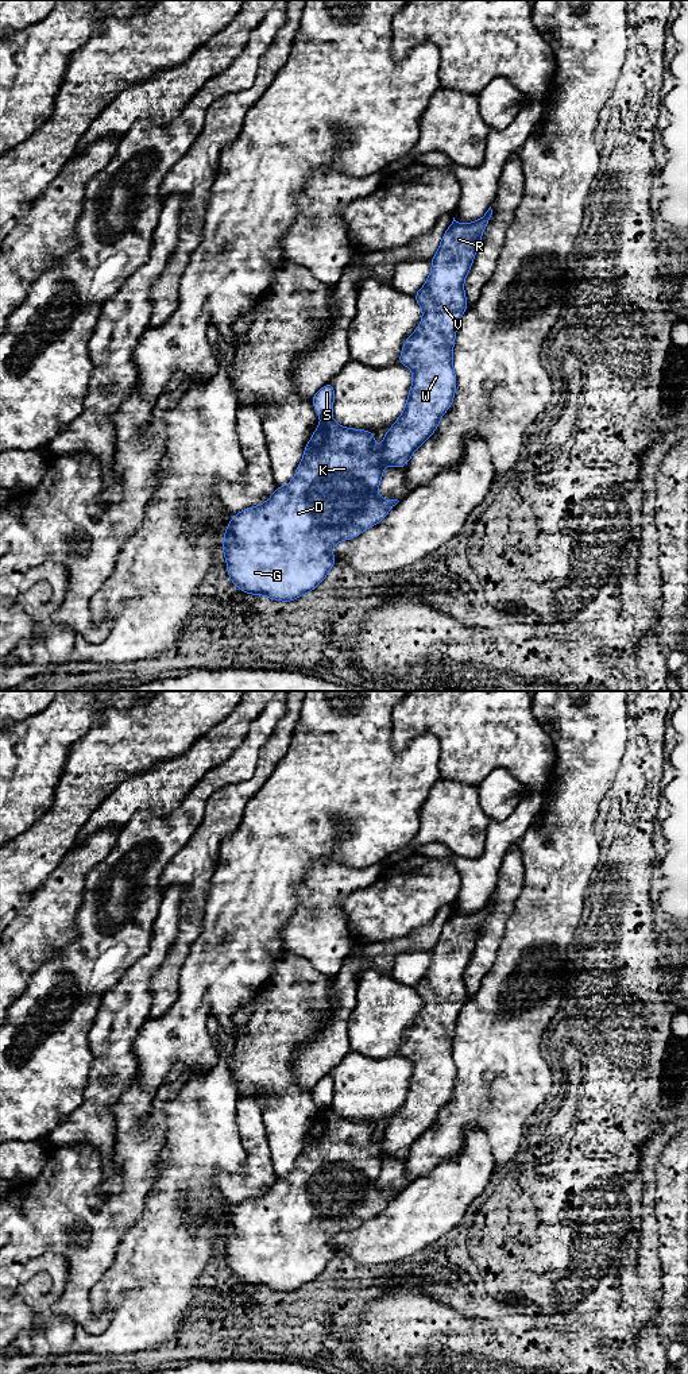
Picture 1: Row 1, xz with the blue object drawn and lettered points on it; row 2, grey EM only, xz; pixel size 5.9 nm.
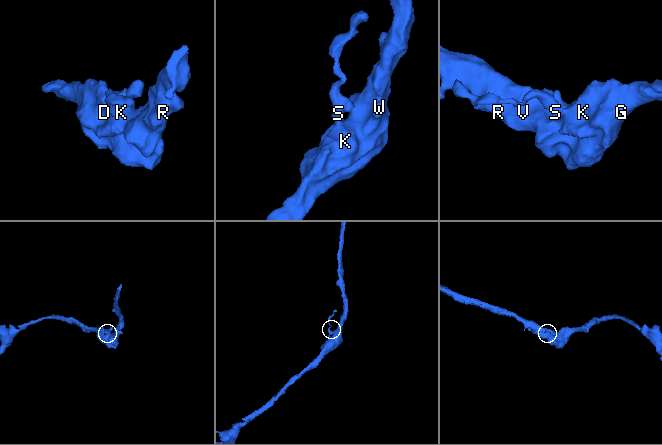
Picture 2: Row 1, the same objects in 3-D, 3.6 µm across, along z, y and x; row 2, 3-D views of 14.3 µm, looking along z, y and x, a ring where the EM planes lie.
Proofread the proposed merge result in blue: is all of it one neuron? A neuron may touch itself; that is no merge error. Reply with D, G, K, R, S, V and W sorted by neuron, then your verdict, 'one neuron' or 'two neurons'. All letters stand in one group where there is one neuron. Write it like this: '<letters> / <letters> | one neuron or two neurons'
D G K R S V W | one neuron

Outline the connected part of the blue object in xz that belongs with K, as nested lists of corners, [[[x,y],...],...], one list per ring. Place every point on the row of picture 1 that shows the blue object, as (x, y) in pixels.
[[[490,207],[482,219],[468,224],[453,217],[432,258],[432,270],[425,285],[414,294],[424,314],[414,333],[403,341],[398,360],[413,371],[413,383],[403,413],[384,433],[382,447],[374,447],[372,432],[344,428],[332,418],[335,389],[329,382],[310,398],[321,421],[304,449],[294,479],[277,487],[263,505],[243,509],[231,518],[221,551],[231,582],[243,593],[283,602],[310,593],[337,561],[332,548],[379,524],[399,502],[378,495],[383,470],[387,464],[405,467],[411,455],[436,432],[441,417],[452,406],[456,391],[453,344],[457,325],[468,306],[464,279],[491,215]]]

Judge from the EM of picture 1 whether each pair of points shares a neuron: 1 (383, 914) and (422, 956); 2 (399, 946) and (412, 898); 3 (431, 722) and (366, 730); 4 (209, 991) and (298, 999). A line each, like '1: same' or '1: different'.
1: different
2: same
3: different
4: different

